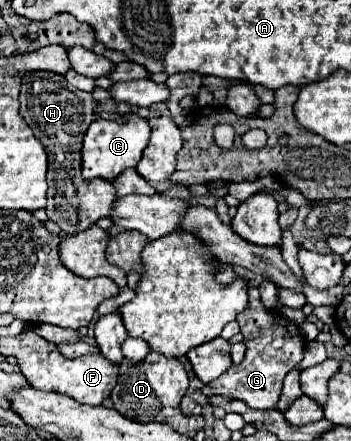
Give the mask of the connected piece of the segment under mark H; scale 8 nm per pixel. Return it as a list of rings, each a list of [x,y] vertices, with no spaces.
[[[26,72],[20,90],[20,114],[42,142],[48,154],[48,206],[46,214],[62,232],[76,234],[90,228],[98,218],[110,216],[116,192],[106,180],[82,180],[82,140],[84,132],[94,120],[94,104],[90,92],[70,88],[62,74],[54,72]]]

